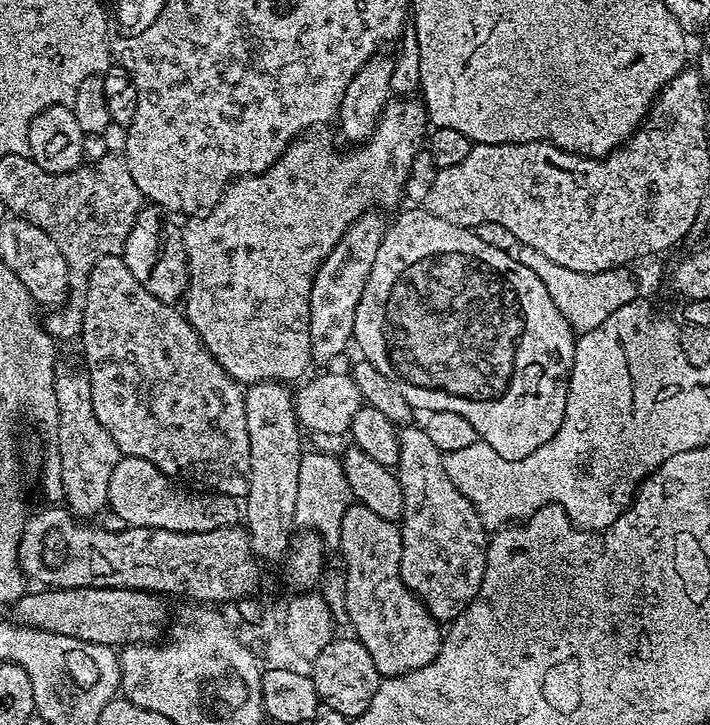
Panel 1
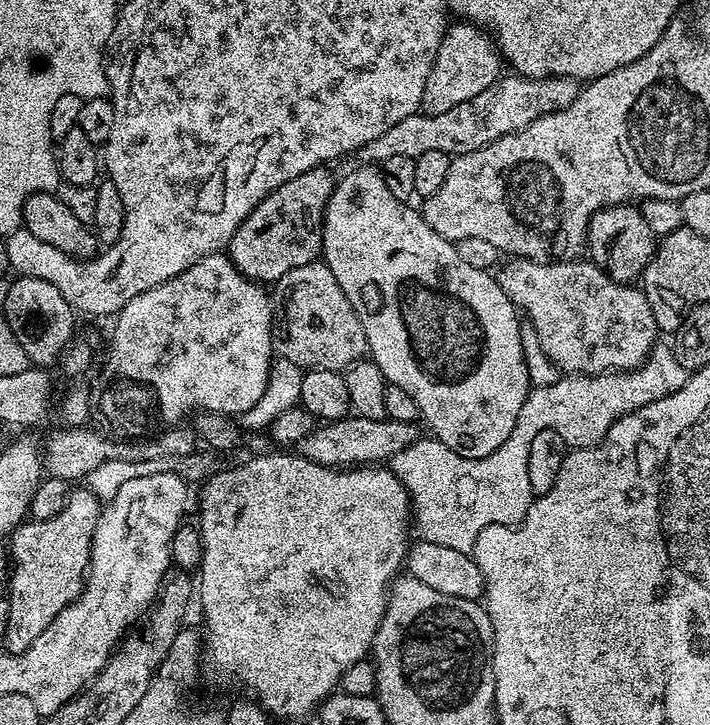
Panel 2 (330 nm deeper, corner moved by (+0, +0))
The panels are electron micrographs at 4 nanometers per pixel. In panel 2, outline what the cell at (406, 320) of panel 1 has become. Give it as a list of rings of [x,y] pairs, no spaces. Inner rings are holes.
[[[356,166],[353,172],[348,172],[344,177],[335,181],[332,197],[324,211],[324,247],[322,259],[330,266],[334,278],[338,278],[338,286],[342,286],[342,294],[350,298],[350,306],[354,306],[354,314],[358,314],[358,322],[362,322],[362,330],[366,330],[368,343],[367,355],[382,370],[385,381],[394,386],[402,386],[420,411],[420,420],[432,427],[431,435],[440,440],[450,450],[462,454],[471,460],[486,458],[506,438],[510,438],[510,430],[514,430],[514,422],[518,422],[518,410],[522,410],[529,403],[528,371],[524,361],[524,336],[520,332],[518,309],[512,300],[502,290],[499,279],[491,271],[469,266],[458,258],[458,250],[453,241],[442,238],[426,221],[419,211],[412,209],[411,203],[394,198],[386,182],[382,182],[382,174],[376,166]]]

